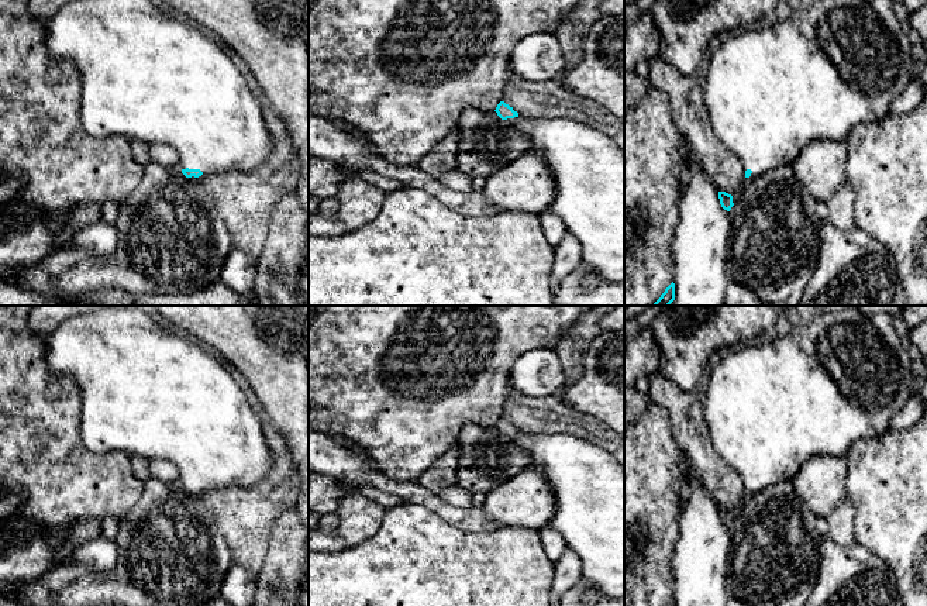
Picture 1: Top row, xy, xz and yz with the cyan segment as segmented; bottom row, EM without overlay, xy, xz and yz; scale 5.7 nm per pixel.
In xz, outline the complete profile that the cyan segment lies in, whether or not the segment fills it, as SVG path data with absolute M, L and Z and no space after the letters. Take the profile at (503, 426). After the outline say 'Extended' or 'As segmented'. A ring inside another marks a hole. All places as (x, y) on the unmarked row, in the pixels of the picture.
M500 417L494 427L528 454L527 468L540 468L545 474L555 495L555 513L548 527L559 533L566 547L579 555L582 579L609 598L624 598L624 466L609 451L576 435L527 433L504 417Z. Extended

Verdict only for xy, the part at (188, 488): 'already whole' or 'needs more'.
needs more

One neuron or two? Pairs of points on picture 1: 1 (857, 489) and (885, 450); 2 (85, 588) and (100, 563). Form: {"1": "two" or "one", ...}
{"1": "one", "2": "two"}

